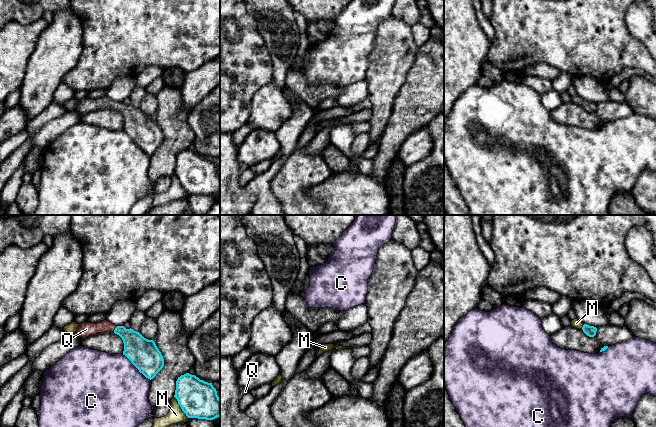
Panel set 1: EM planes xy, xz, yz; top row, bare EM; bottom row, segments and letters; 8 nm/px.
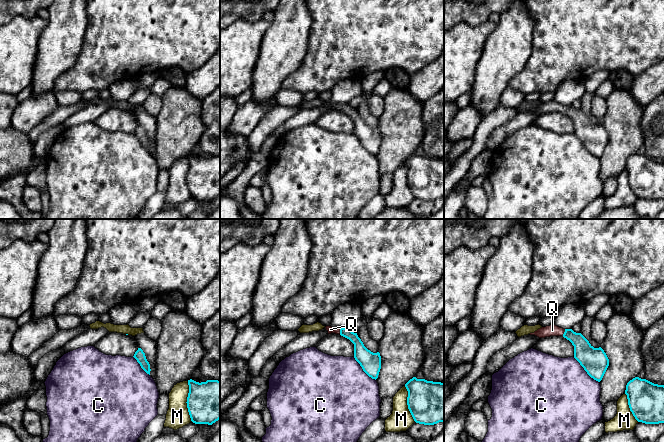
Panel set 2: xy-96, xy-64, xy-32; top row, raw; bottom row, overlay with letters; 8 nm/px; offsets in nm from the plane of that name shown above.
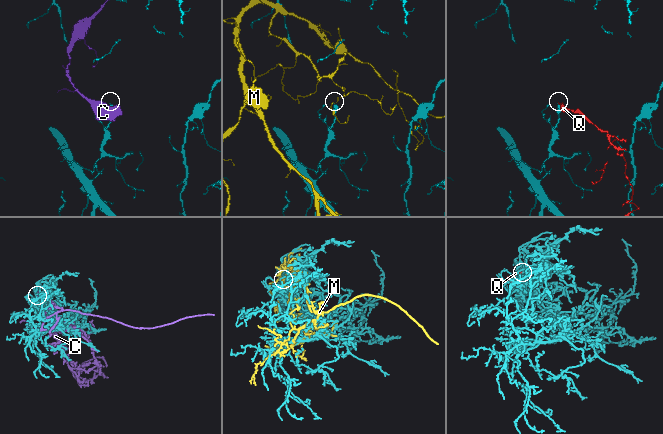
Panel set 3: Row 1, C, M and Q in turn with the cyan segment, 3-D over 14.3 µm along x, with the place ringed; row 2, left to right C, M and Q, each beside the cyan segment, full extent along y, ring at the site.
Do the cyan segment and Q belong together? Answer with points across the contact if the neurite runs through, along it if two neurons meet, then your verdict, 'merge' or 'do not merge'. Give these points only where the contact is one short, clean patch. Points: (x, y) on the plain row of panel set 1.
across xy (137, 125), (120, 106), (115, 105), (86, 105) | merge

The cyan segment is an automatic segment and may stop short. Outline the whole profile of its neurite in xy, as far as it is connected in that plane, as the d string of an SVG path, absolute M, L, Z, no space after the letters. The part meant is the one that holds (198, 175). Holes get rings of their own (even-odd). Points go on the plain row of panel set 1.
M186 149L178 153L174 173L188 194L213 196L220 192L220 174L212 159Z

